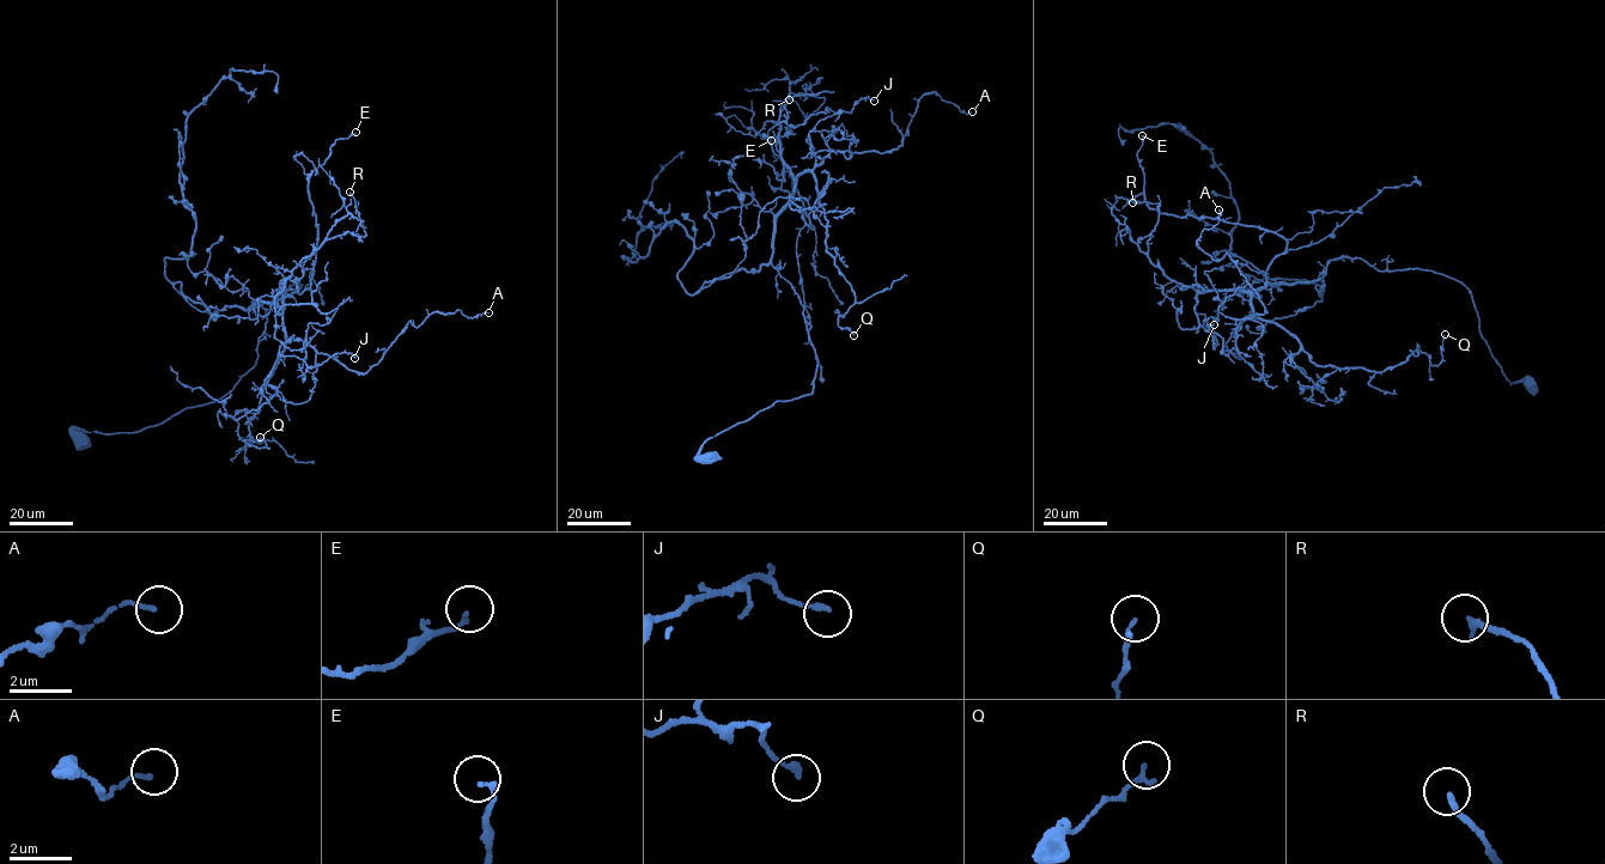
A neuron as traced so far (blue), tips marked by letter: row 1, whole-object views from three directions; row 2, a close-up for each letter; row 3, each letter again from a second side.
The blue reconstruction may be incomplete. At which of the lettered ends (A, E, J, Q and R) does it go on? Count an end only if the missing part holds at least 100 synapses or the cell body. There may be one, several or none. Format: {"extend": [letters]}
{"extend": []}

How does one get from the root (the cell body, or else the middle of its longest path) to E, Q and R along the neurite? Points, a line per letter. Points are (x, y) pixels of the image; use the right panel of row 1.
E: (1530, 383), (1507, 378), (1455, 279), (1344, 256), (1319, 280), (1270, 283), (1286, 238), (1153, 210), (1142, 135)
Q: (1530, 383), (1430, 271), (1344, 256), (1251, 299), (1326, 367), (1436, 366), (1445, 334)
R: (1530, 383), (1507, 378), (1455, 279), (1344, 256), (1317, 281), (1195, 291), (1150, 262), (1159, 204), (1132, 202)

